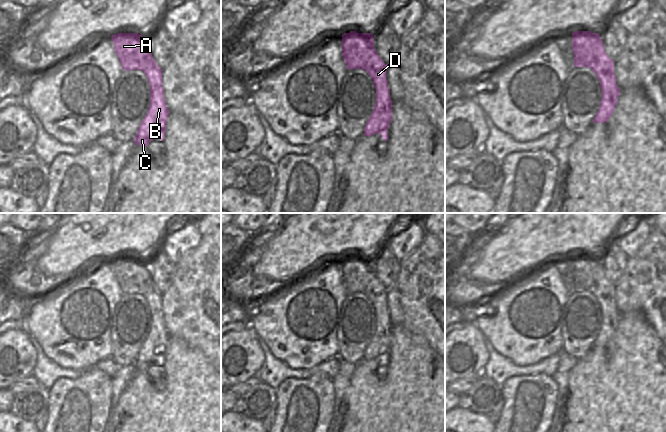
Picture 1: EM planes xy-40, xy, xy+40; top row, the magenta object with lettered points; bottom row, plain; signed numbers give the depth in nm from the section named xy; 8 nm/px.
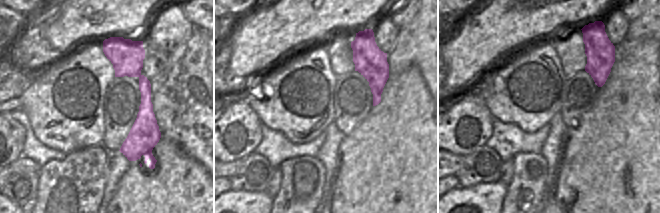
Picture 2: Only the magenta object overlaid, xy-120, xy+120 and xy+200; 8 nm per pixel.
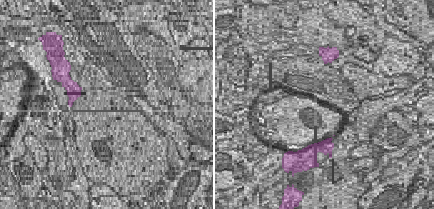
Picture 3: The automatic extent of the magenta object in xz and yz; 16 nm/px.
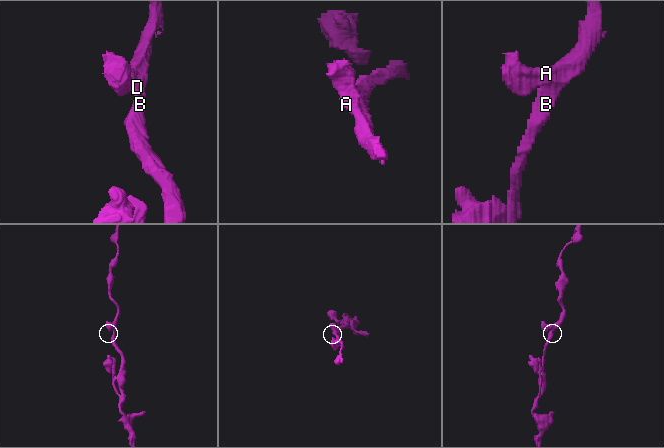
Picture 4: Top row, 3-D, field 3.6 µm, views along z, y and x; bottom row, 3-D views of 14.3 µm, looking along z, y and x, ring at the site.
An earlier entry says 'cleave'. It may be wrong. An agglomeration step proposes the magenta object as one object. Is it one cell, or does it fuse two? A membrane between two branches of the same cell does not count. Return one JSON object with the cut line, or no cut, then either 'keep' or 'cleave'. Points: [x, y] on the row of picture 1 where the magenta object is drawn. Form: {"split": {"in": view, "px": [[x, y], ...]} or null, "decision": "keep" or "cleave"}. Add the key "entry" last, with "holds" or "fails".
{"split": {"in": "xy", "px": [[366, 33], [366, 41], [369, 44], [369, 57], [363, 68]]}, "decision": "cleave", "entry": "holds"}

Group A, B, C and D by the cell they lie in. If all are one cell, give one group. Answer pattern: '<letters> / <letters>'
A / B C D

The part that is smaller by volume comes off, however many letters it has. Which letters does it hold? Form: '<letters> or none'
A

